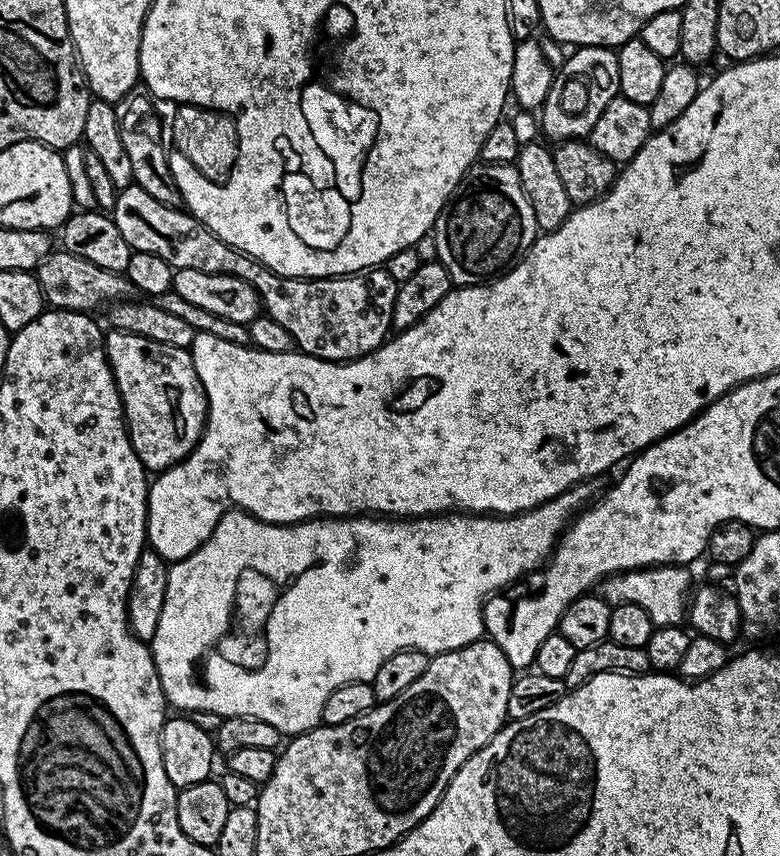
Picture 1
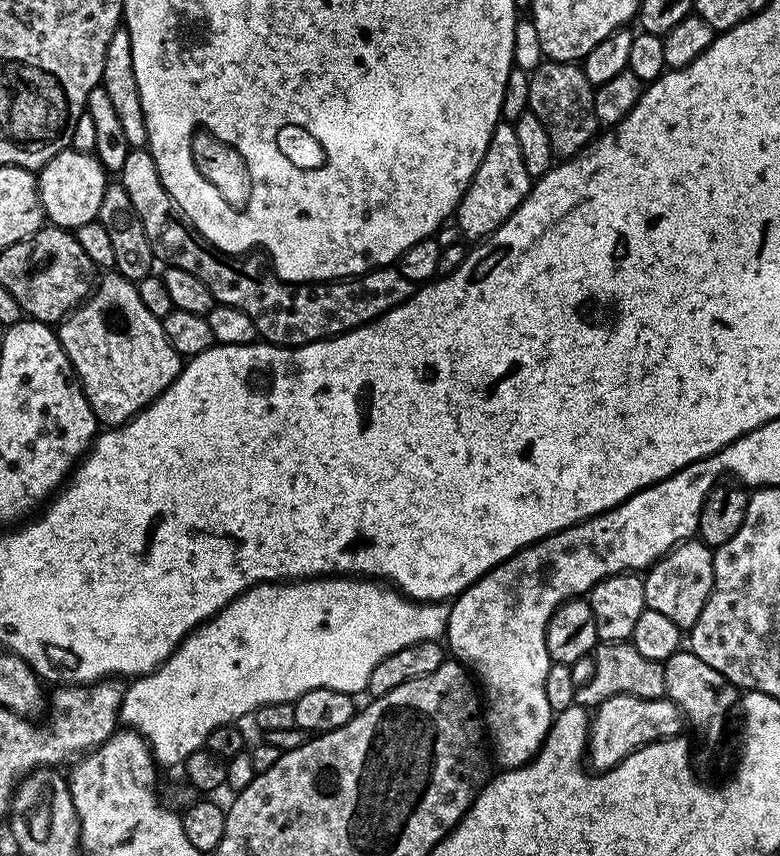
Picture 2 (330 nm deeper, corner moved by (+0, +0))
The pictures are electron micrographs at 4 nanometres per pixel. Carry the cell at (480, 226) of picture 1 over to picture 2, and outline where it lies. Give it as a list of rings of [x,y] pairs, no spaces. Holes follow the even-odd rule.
[[[515,123],[497,124],[492,131],[490,146],[486,146],[486,154],[454,213],[454,222],[460,227],[461,237],[465,241],[479,242],[497,232],[512,217],[512,211],[528,197],[533,183],[534,178],[526,170],[526,162],[522,158],[522,149],[518,147]]]

